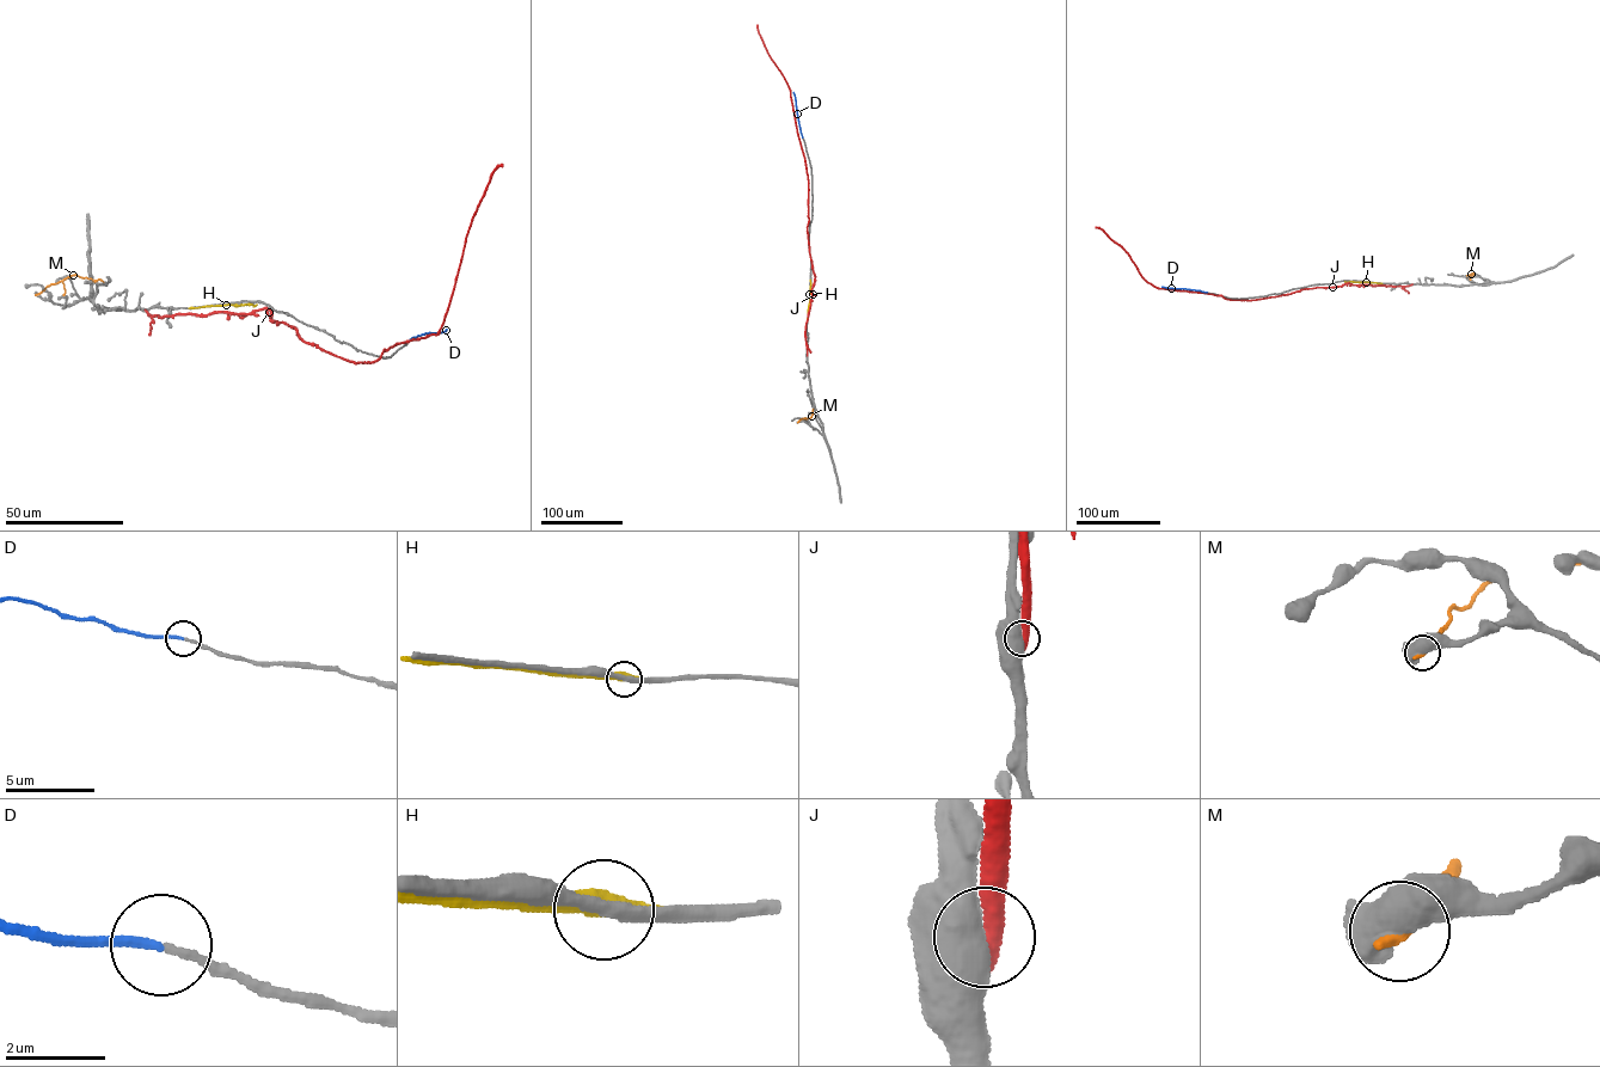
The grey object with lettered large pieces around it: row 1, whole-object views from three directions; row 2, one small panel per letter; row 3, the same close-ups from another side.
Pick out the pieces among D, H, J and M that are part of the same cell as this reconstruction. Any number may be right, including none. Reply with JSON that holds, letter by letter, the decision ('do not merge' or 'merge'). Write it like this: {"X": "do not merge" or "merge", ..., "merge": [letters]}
{"D": "merge", "H": "do not merge", "J": "do not merge", "M": "do not merge", "merge": ["D"]}

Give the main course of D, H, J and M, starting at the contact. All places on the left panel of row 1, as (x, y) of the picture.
D: (406, 342), (417, 335), (447, 329)
H: (191, 308), (257, 304)
J: (146, 311), (270, 310), (305, 342), (376, 361), (437, 335), (477, 208), (503, 166)
M: (36, 294), (69, 275), (104, 282)

